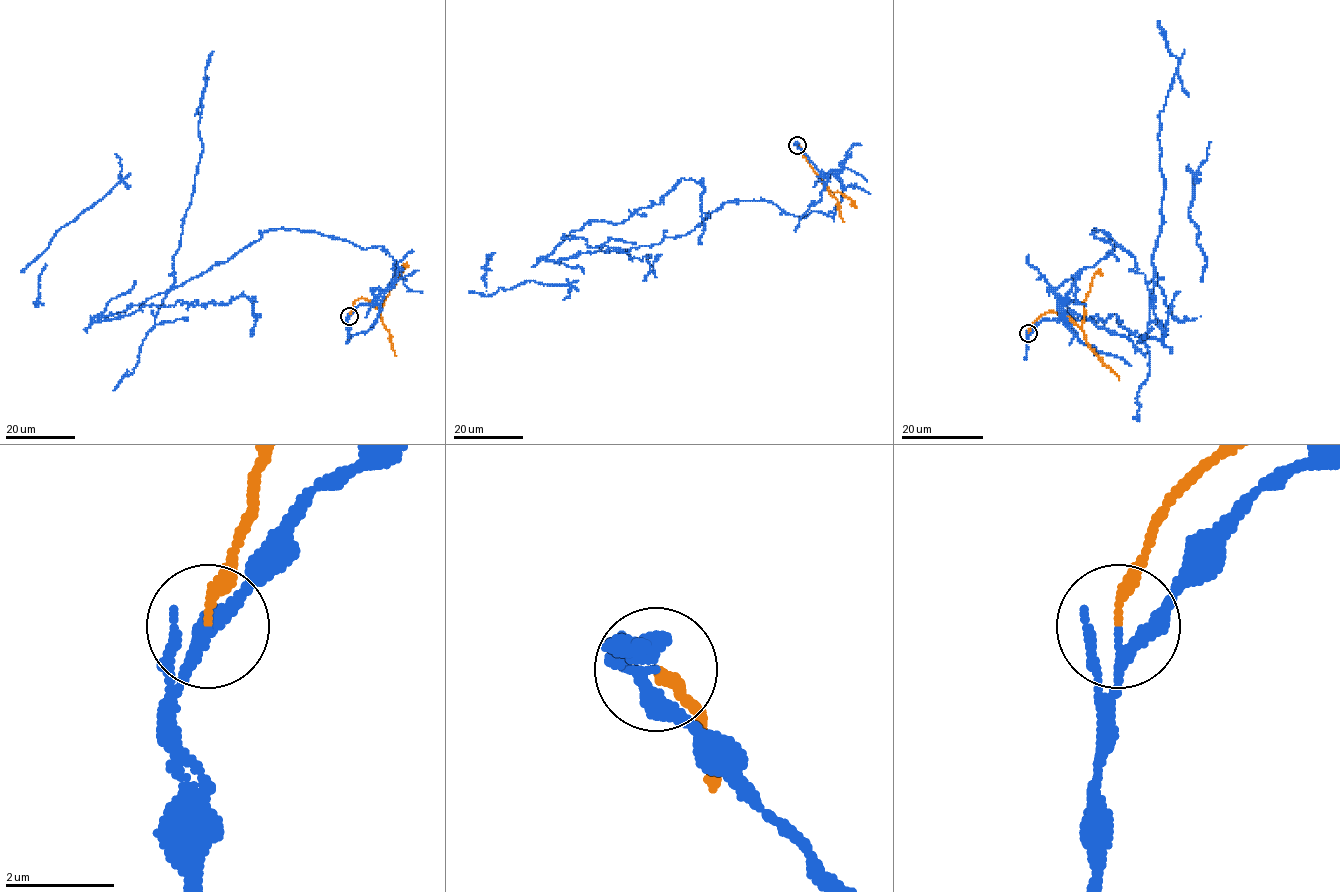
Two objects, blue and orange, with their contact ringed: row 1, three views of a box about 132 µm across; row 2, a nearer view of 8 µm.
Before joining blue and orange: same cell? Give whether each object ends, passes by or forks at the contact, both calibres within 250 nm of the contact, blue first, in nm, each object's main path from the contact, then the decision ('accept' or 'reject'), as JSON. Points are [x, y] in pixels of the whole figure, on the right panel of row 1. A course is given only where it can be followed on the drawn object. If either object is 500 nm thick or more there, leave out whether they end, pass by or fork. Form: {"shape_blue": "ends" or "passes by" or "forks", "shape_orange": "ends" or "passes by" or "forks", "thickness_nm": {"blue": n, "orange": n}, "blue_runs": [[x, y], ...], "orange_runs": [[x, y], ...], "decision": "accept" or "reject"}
{"shape_blue": "passes by", "shape_orange": "ends", "thickness_nm": {"blue": 170, "orange": 190}, "blue_runs": [[1028, 333], [1061, 319], [1074, 277], [1111, 255], [1095, 229], [1134, 258], [1165, 337], [1068, 313], [1146, 358]], "orange_runs": [[1028, 333], [1030, 326], [1048, 312], [1067, 316], [1080, 326], [1085, 313], [1083, 301], [1093, 276], [1102, 275]], "decision": "reject"}

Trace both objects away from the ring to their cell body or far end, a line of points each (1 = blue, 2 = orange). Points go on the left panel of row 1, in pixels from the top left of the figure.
1: (350, 316), (393, 280), (386, 250), (278, 228), (179, 286), (94, 321), (245, 296), (256, 301), (252, 337)
2: (350, 316), (353, 303), (360, 298), (380, 310), (403, 267), (408, 266)

